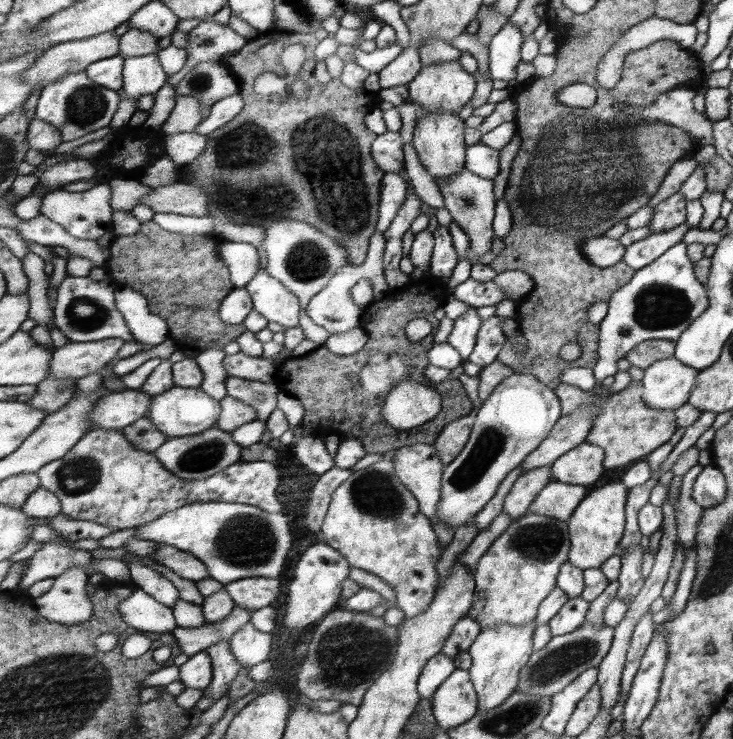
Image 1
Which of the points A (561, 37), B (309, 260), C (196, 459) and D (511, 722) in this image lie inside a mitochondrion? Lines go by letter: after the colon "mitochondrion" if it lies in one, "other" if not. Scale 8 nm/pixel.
A: other
B: mitochondrion
C: mitochondrion
D: mitochondrion

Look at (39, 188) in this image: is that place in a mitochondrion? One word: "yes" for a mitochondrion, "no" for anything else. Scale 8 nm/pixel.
no

